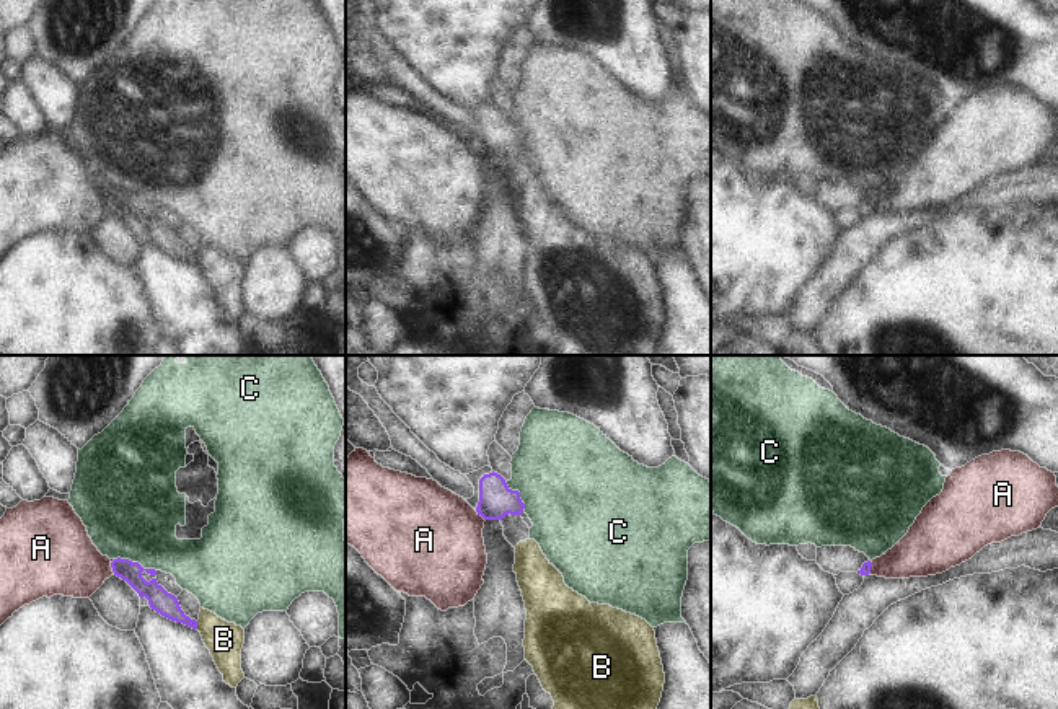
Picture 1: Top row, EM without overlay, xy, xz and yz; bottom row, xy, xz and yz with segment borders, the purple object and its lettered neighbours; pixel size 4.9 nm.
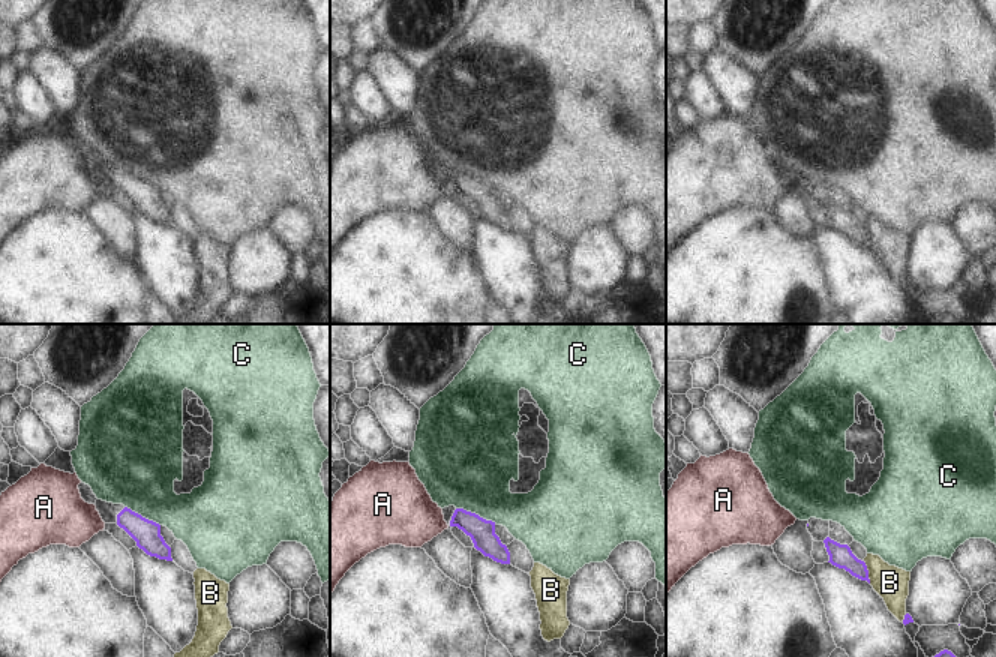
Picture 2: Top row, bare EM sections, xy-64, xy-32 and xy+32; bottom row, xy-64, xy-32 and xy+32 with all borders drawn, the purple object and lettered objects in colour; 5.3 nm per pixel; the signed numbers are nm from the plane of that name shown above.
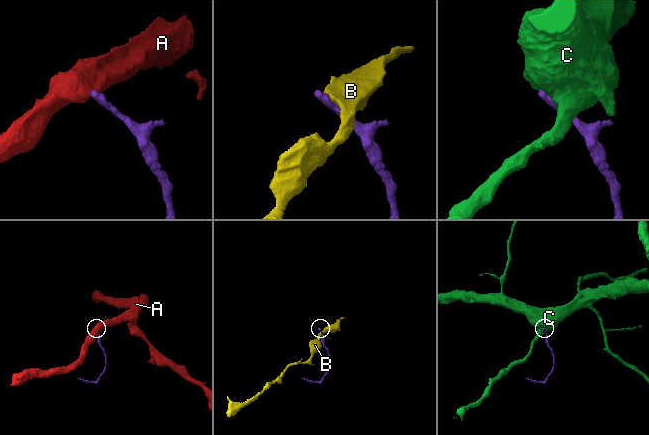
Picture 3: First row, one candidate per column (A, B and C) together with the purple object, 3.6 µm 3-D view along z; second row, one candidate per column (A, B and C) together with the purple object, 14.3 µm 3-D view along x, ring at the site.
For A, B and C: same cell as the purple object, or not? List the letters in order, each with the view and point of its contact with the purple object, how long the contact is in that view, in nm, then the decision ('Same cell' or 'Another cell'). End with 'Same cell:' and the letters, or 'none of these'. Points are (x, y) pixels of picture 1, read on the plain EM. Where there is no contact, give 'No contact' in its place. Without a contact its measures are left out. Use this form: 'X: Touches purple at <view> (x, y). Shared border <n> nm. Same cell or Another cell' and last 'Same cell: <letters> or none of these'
A: Touches purple at xy (113, 204). Shared border 70 nm. Another cell
B: Touches purple at xy (196, 259). Shared border 40 nm. Another cell
C: Touches purple at xy (136, 198). Shared border 220 nm. Another cell
Same cell: none of these.

